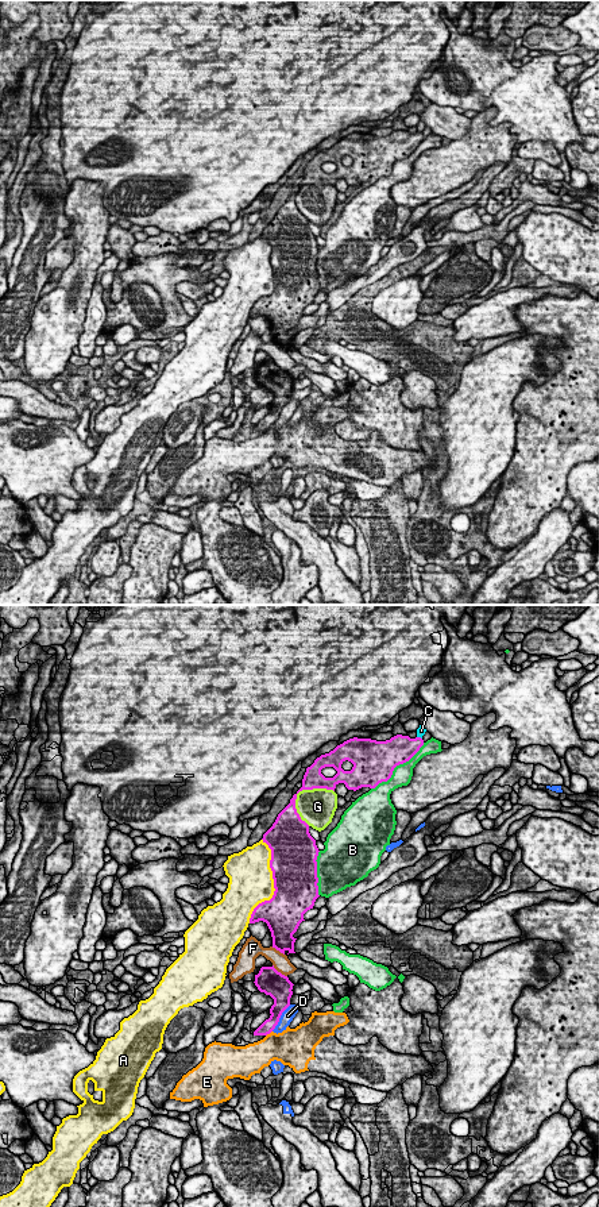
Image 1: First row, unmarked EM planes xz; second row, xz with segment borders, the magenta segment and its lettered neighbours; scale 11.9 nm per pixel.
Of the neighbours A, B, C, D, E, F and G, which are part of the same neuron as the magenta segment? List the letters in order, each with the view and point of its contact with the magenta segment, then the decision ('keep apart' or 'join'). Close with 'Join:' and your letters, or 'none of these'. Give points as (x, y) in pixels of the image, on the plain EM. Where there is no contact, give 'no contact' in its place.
A: xz (274, 278) | keep apart
B: xz (395, 161) | keep apart
C: xz (420, 132) | join
D: xz (279, 412) | keep apart
E: xz (269, 428) | keep apart
F: xz (279, 367) | keep apart
G: xz (302, 184) | keep apart
Join: C

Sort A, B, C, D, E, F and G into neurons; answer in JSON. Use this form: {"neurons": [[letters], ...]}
{"neurons": [["A"], ["B"], ["C"], ["D"], ["E"], ["F"], ["G"]]}

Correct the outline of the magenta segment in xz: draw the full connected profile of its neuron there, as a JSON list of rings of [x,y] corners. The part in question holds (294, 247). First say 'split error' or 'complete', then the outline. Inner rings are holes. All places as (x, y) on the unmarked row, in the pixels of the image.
complete | [[[297,189],[293,190],[290,198],[278,209],[273,221],[263,230],[263,238],[266,238],[271,244],[270,263],[273,266],[275,286],[270,296],[264,296],[254,304],[250,313],[250,319],[255,319],[259,316],[267,319],[273,332],[273,343],[275,343],[283,350],[286,346],[289,348],[295,348],[294,338],[297,333],[294,333],[293,329],[297,327],[300,319],[305,316],[304,309],[308,305],[313,304],[316,294],[320,292],[317,281],[318,273],[316,257],[320,246],[316,240],[316,235],[309,228],[309,220],[302,216],[300,209],[297,208],[295,194]]]

